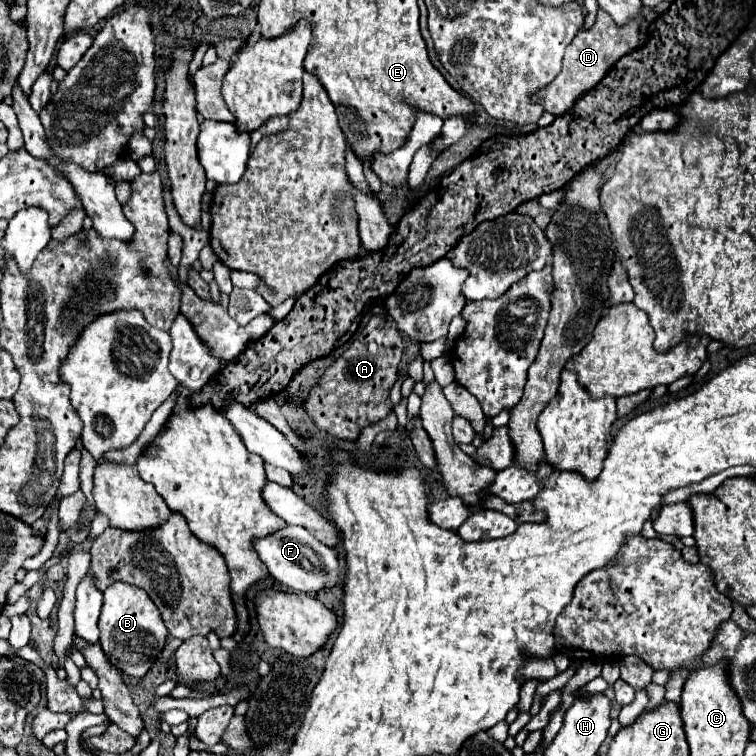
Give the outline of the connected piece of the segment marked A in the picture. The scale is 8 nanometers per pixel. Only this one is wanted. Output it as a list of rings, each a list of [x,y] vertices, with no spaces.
[[[387,314],[371,316],[369,324],[353,340],[347,352],[337,358],[309,390],[303,408],[313,424],[339,440],[355,442],[363,428],[387,418],[391,414],[391,406],[387,406],[389,390],[397,380],[401,354],[403,342],[395,322]]]

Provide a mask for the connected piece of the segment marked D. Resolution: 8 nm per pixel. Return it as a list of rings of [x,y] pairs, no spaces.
[[[599,8],[595,24],[585,32],[577,32],[573,42],[567,46],[565,56],[563,56],[563,68],[561,68],[559,76],[545,90],[541,90],[539,96],[535,96],[535,100],[539,100],[545,106],[545,110],[551,112],[553,116],[565,114],[567,110],[573,108],[573,104],[579,100],[579,96],[583,96],[585,92],[589,92],[593,86],[597,86],[603,80],[607,70],[619,58],[633,52],[635,48],[639,48],[637,20],[629,20],[625,26],[617,26],[613,22],[613,18],[609,18],[609,14],[605,14],[605,10]]]

